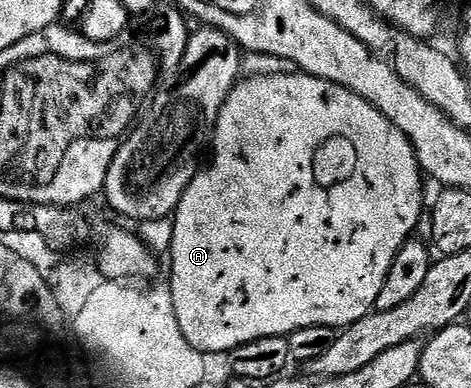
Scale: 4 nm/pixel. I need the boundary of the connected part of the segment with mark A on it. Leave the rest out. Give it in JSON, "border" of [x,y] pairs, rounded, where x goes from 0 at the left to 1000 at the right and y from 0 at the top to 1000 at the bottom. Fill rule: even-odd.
{"border":[[[624,193],[633,196],[539,196],[533,206],[507,204],[497,229],[488,235],[488,250],[476,263],[469,284],[463,286],[463,317],[450,332],[454,415],[448,418],[446,433],[431,430],[403,466],[403,477],[395,482],[382,510],[378,539],[365,552],[369,601],[361,608],[361,722],[357,719],[357,740],[365,758],[365,789],[374,799],[374,830],[382,830],[382,851],[391,861],[391,871],[399,871],[399,881],[418,907],[484,912],[497,897],[518,892],[527,881],[544,881],[544,871],[614,869],[616,858],[628,851],[645,851],[645,840],[696,840],[711,851],[724,851],[743,843],[745,835],[764,830],[764,820],[773,820],[783,804],[796,802],[798,768],[807,768],[807,747],[815,747],[815,727],[824,716],[820,665],[832,665],[824,655],[843,655],[862,631],[862,624],[849,624],[832,608],[856,608],[862,619],[873,616],[881,606],[879,585],[885,582],[887,564],[896,557],[896,464],[900,466],[900,446],[887,430],[887,410],[879,394],[879,381],[866,366],[866,356],[858,345],[849,345],[849,335],[841,335],[841,325],[832,325],[832,314],[824,314],[824,304],[815,304],[815,294],[807,294],[807,284],[798,284],[781,263],[773,263],[773,253],[747,242],[730,222],[684,206],[677,196]]]}

